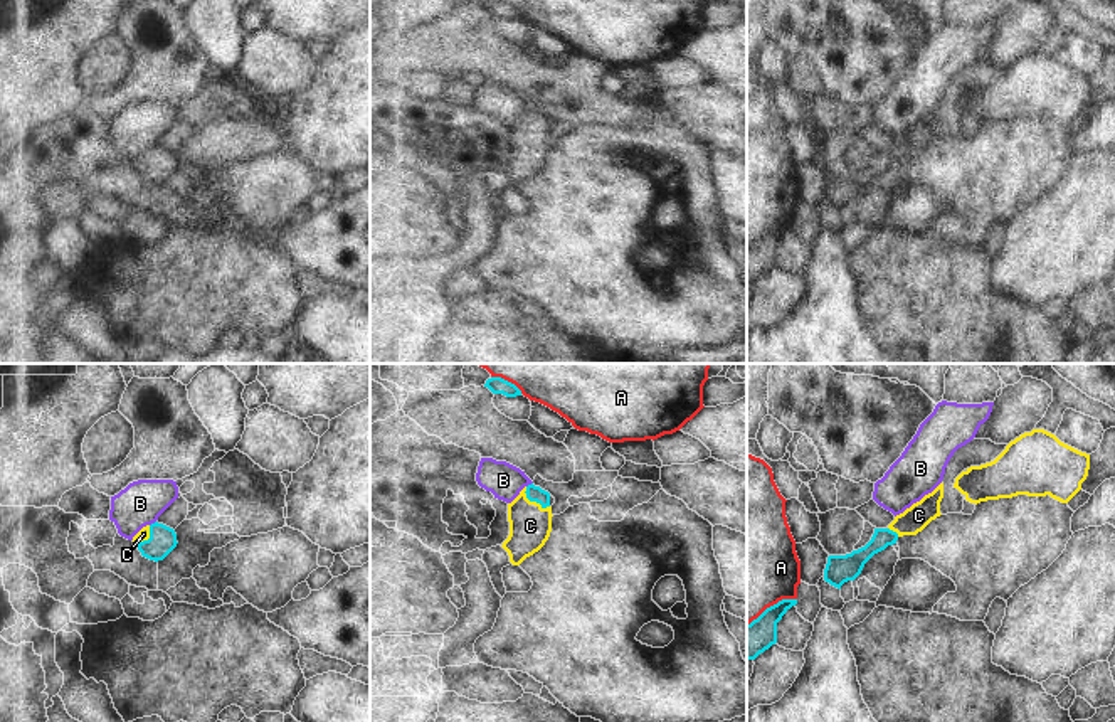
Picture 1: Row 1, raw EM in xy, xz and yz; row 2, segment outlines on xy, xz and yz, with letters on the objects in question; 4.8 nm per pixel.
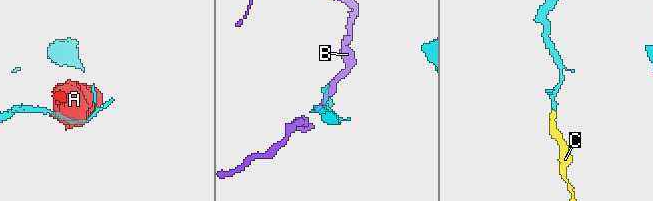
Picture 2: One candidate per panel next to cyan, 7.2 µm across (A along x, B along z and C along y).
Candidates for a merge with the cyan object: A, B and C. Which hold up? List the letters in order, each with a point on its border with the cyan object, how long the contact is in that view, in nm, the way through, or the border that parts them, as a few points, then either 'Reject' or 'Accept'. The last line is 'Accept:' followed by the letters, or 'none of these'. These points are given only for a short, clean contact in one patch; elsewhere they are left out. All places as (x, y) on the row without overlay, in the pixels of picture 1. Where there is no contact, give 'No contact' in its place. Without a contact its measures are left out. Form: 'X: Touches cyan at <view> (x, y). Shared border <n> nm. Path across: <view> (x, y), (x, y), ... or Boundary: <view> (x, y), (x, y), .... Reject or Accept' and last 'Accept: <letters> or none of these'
A: Touches cyan at yz (771, 229). Shared border 280 nm. Reject
B: Touches cyan at xy (152, 147). Shared border 40 nm. Boundary: xy (155, 143), (150, 148). Reject
C: Touches cyan at xz (533, 123). Shared border 160 nm. Path across: xz (533, 116), (533, 123), (530, 148). Accept
Accept: C.

